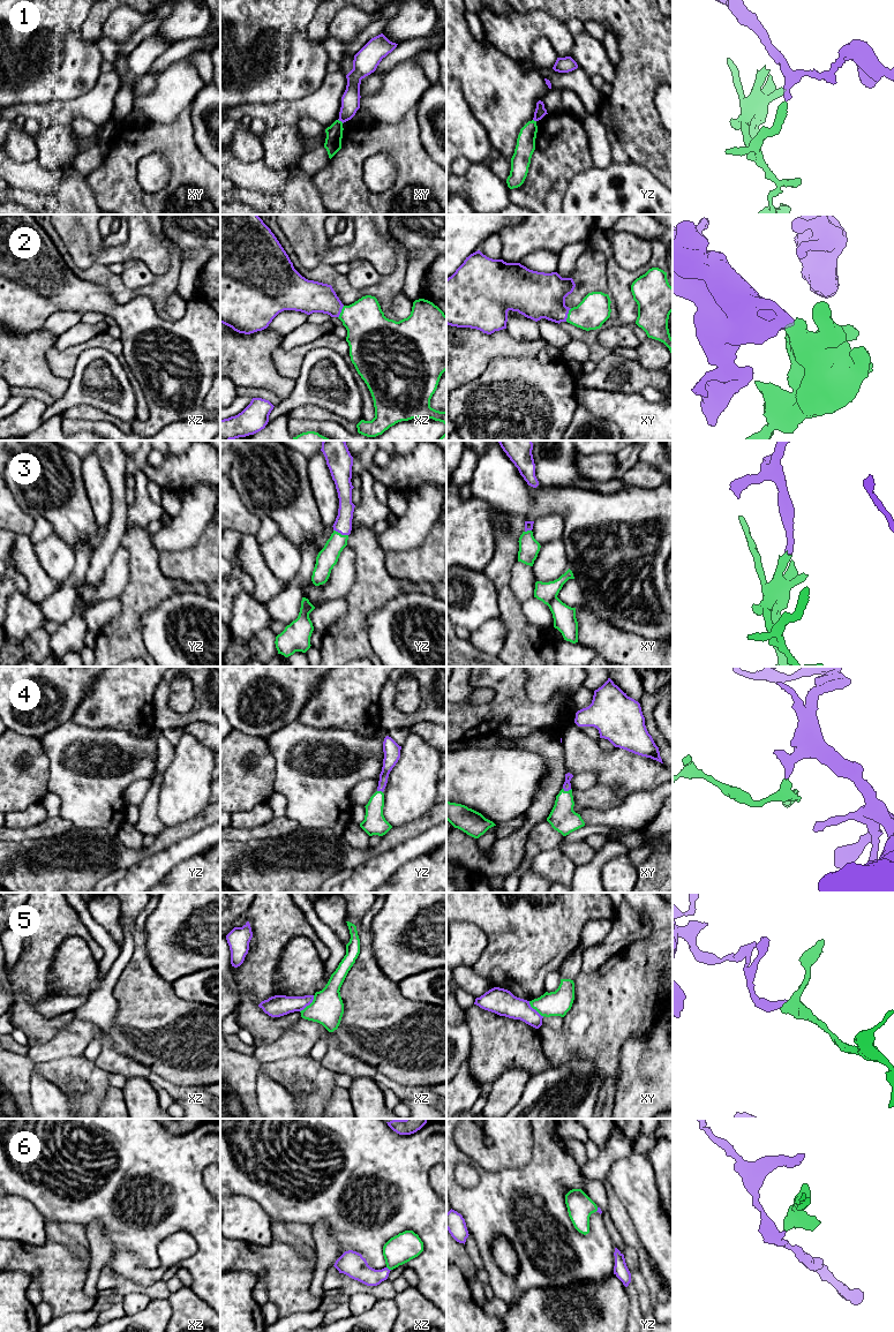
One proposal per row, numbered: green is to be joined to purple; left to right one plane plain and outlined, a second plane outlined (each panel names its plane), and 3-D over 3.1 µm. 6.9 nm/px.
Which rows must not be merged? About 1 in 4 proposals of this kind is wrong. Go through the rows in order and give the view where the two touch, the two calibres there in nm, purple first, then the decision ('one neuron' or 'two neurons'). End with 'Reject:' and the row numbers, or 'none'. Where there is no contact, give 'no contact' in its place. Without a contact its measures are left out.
1: xy | 130/120 nm | two neurons
2: xy | 320/220 nm | one neuron
3: yz | 120/140 nm | one neuron
4: xy | 60/190 nm | one neuron
5: xz | 150/220 nm | two neurons
6: xz | 170/200 nm | one neuron
Reject: 1, 5

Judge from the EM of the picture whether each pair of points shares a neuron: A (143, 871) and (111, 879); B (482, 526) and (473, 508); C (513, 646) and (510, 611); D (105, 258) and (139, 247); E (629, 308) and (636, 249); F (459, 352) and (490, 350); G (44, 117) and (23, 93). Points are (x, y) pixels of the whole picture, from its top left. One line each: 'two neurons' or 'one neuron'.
A: two neurons
B: one neuron
C: one neuron
D: one neuron
E: two neurons
F: one neuron
G: two neurons

